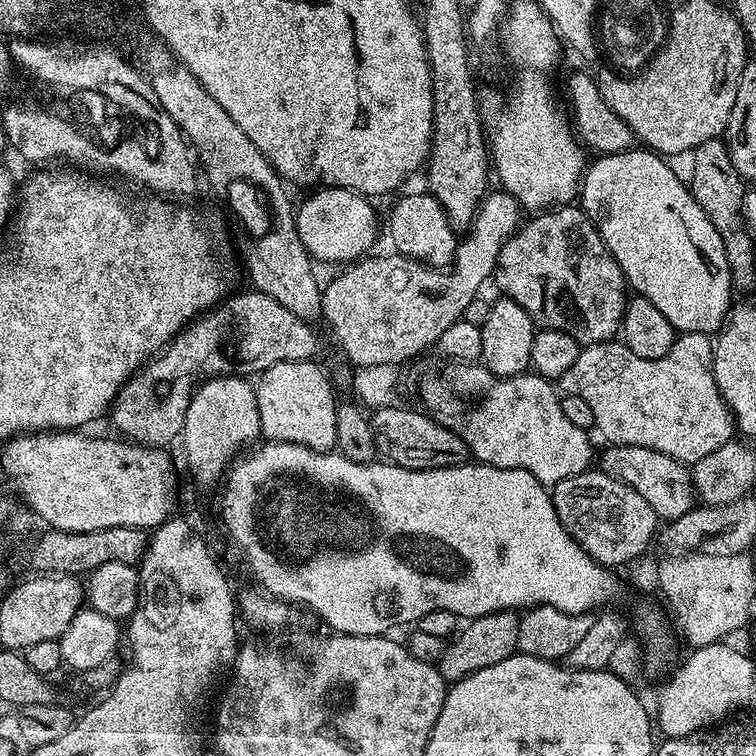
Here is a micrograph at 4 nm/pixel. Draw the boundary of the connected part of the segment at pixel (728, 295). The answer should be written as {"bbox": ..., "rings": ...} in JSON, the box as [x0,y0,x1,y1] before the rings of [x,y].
{"bbox":[578,146,734,334],"rings":[[[633,146],[627,152],[609,152],[600,154],[595,157],[596,161],[587,165],[586,171],[582,177],[582,183],[578,193],[579,207],[591,218],[593,224],[596,225],[600,232],[600,237],[606,242],[606,246],[610,250],[610,254],[618,262],[618,266],[624,272],[624,279],[631,291],[637,296],[645,296],[650,302],[654,302],[654,306],[658,306],[658,310],[662,314],[666,314],[666,318],[676,328],[677,333],[685,332],[702,332],[705,334],[719,333],[724,327],[729,315],[730,305],[733,303],[732,295],[734,289],[732,287],[732,275],[728,269],[726,262],[726,250],[722,246],[722,238],[718,234],[718,230],[714,230],[714,222],[710,222],[710,218],[706,218],[706,214],[702,210],[702,206],[698,206],[698,202],[692,196],[692,189],[687,183],[680,181],[680,176],[671,168],[669,161],[665,157],[651,151],[645,150],[640,146]]]}

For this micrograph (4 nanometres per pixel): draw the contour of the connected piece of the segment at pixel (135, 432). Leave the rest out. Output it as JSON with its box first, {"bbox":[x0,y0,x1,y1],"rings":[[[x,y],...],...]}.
{"bbox":[110,290,320,449],"rings":[[[255,290],[240,292],[236,297],[225,299],[219,306],[207,314],[191,321],[183,332],[175,336],[167,348],[152,357],[144,367],[139,368],[129,380],[121,386],[120,392],[112,401],[110,417],[119,435],[125,441],[143,444],[150,448],[167,449],[172,439],[179,437],[184,430],[186,410],[190,398],[205,378],[214,376],[235,376],[237,374],[259,374],[278,362],[291,360],[312,360],[320,348],[320,340],[309,321],[298,318],[282,302],[274,302],[266,294]]]}

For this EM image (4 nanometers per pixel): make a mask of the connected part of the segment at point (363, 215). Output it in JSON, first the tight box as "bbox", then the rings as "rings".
{"bbox":[295,187,376,266],"rings":[[[321,187],[304,205],[295,209],[296,229],[302,246],[307,250],[313,261],[324,264],[340,264],[348,266],[353,262],[367,257],[373,251],[372,243],[376,240],[376,212],[372,209],[373,201],[358,192],[351,192],[345,188]]]}

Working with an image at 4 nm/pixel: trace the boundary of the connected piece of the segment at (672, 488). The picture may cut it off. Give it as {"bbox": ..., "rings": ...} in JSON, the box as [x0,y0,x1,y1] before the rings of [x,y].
{"bbox":[598,444,696,522],"rings":[[[611,444],[605,449],[601,456],[600,453],[598,456],[599,471],[642,495],[654,510],[657,519],[664,522],[677,520],[695,505],[696,495],[691,469],[680,460],[670,458],[661,451],[650,450],[649,447]]]}

